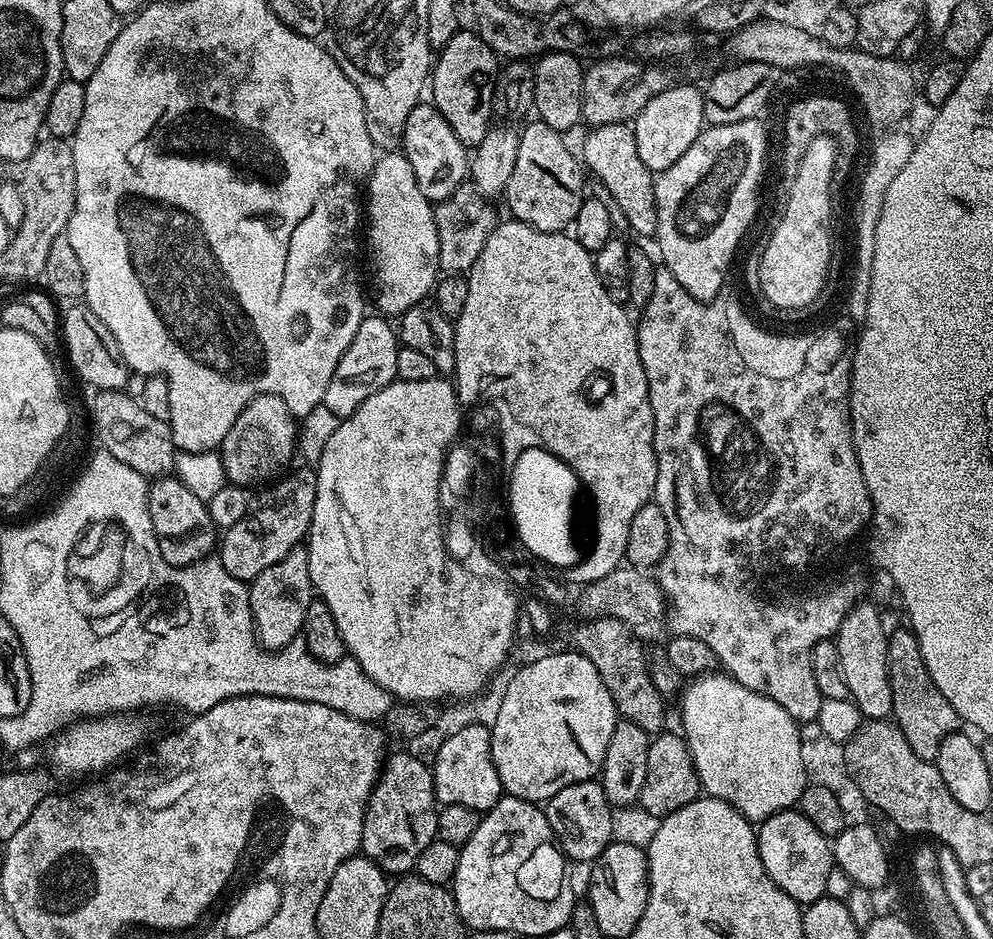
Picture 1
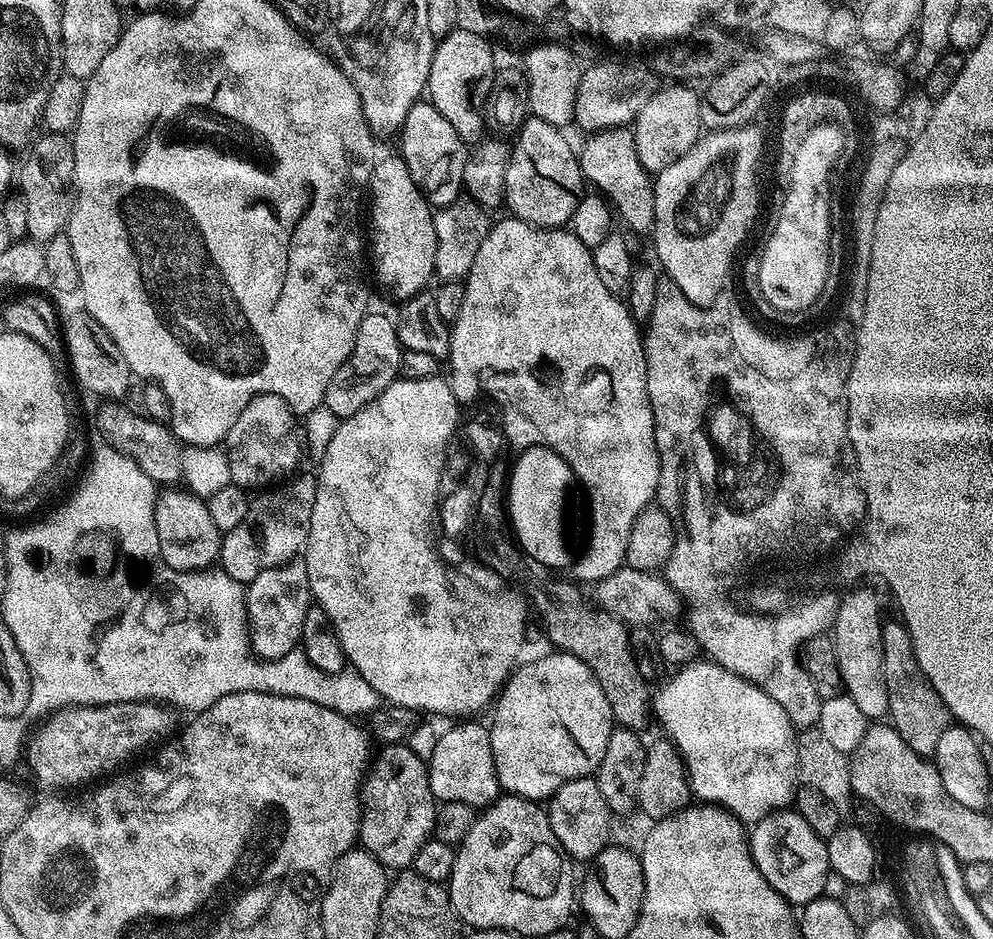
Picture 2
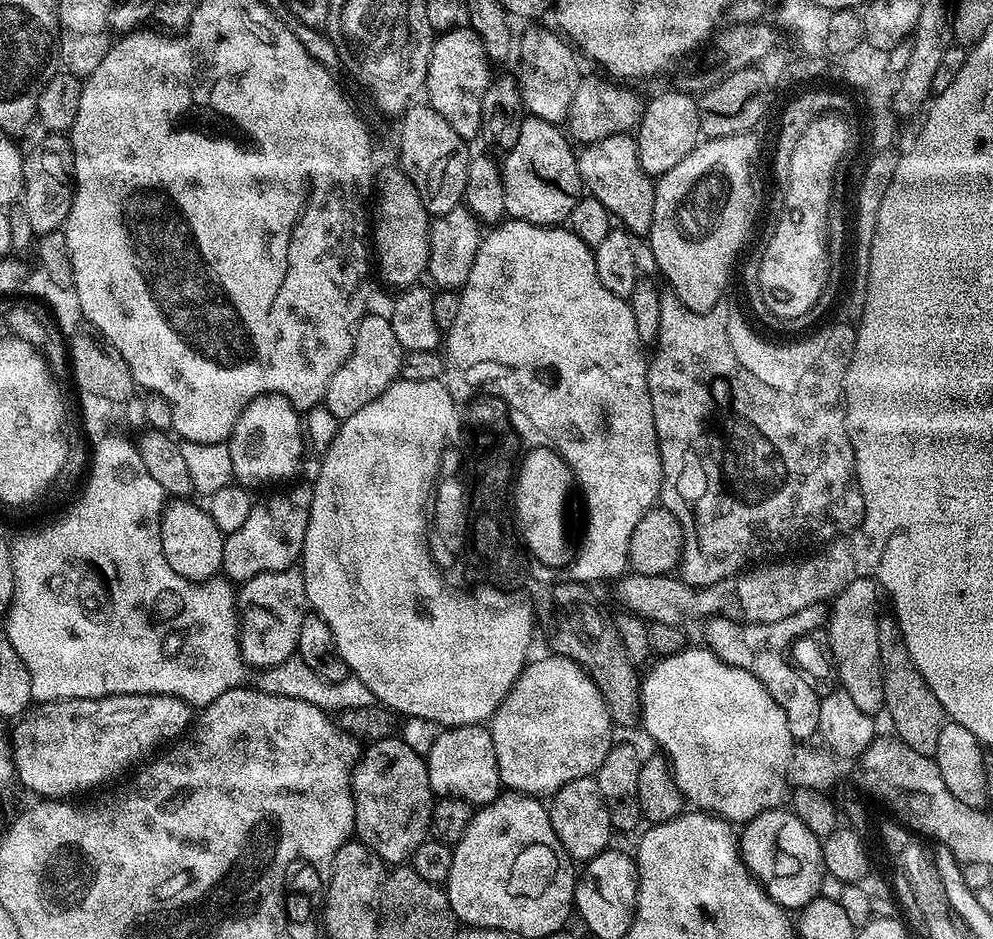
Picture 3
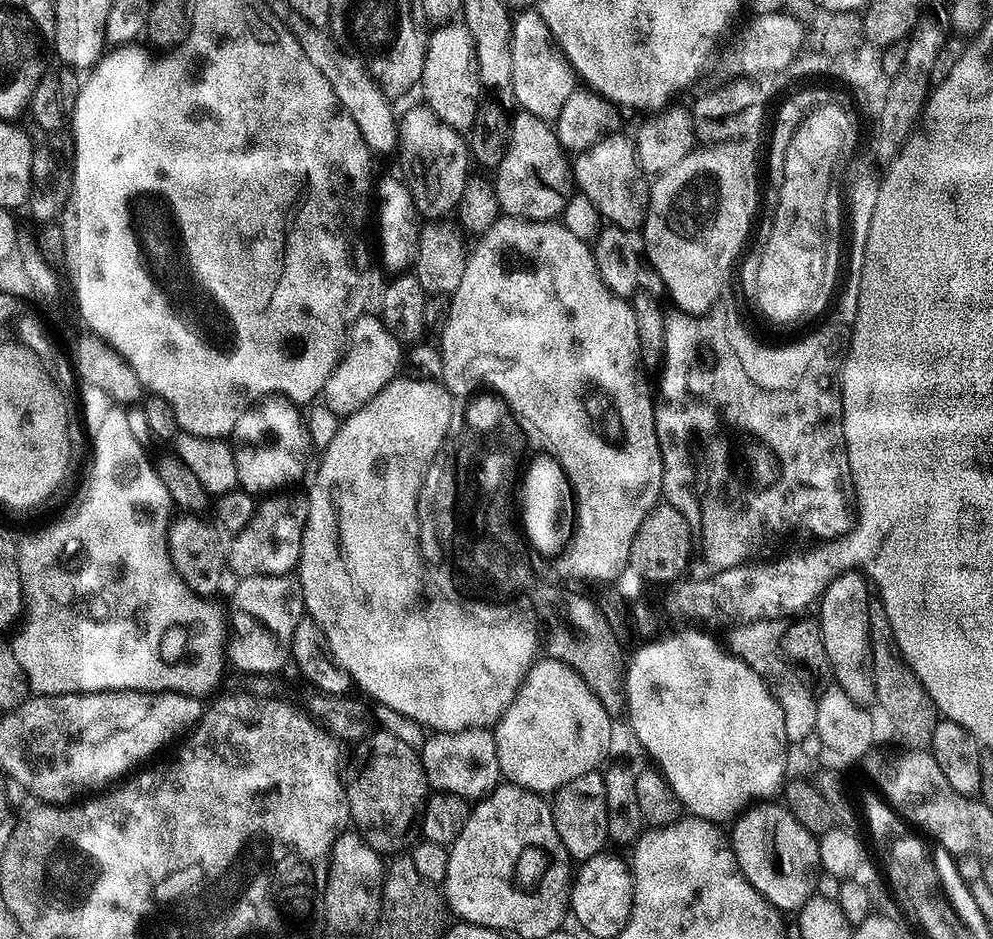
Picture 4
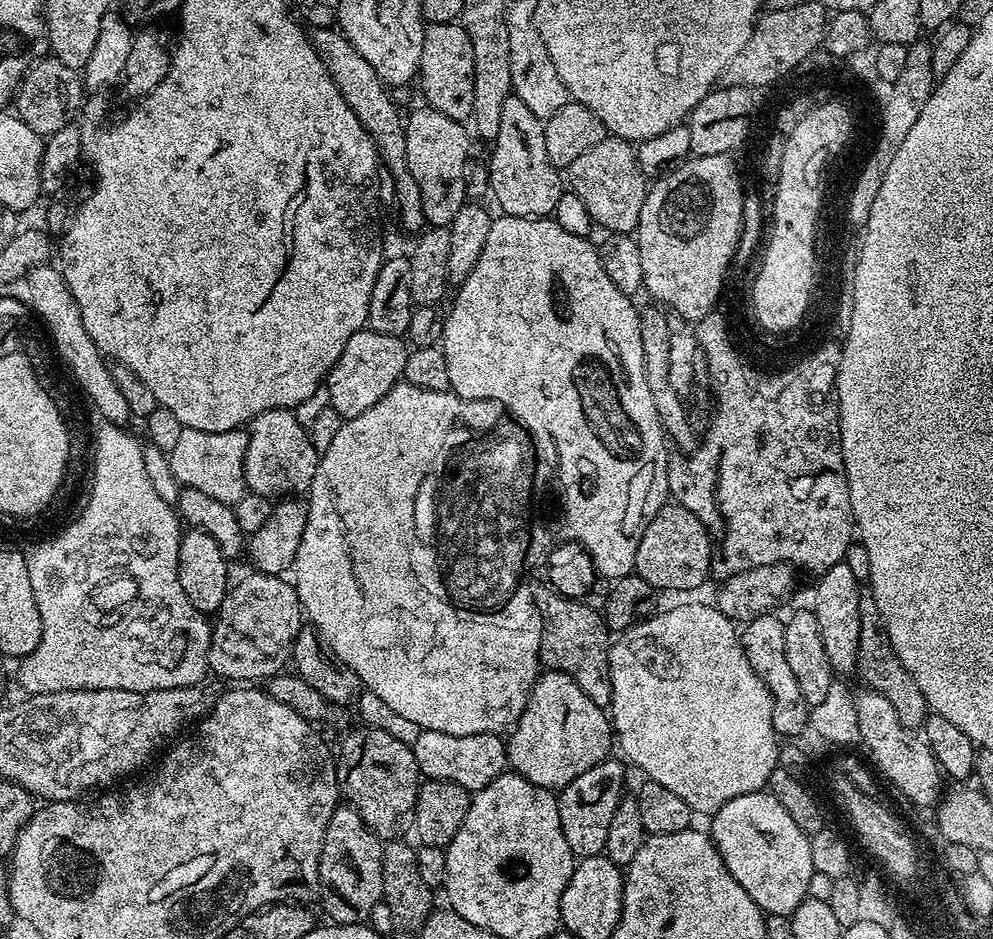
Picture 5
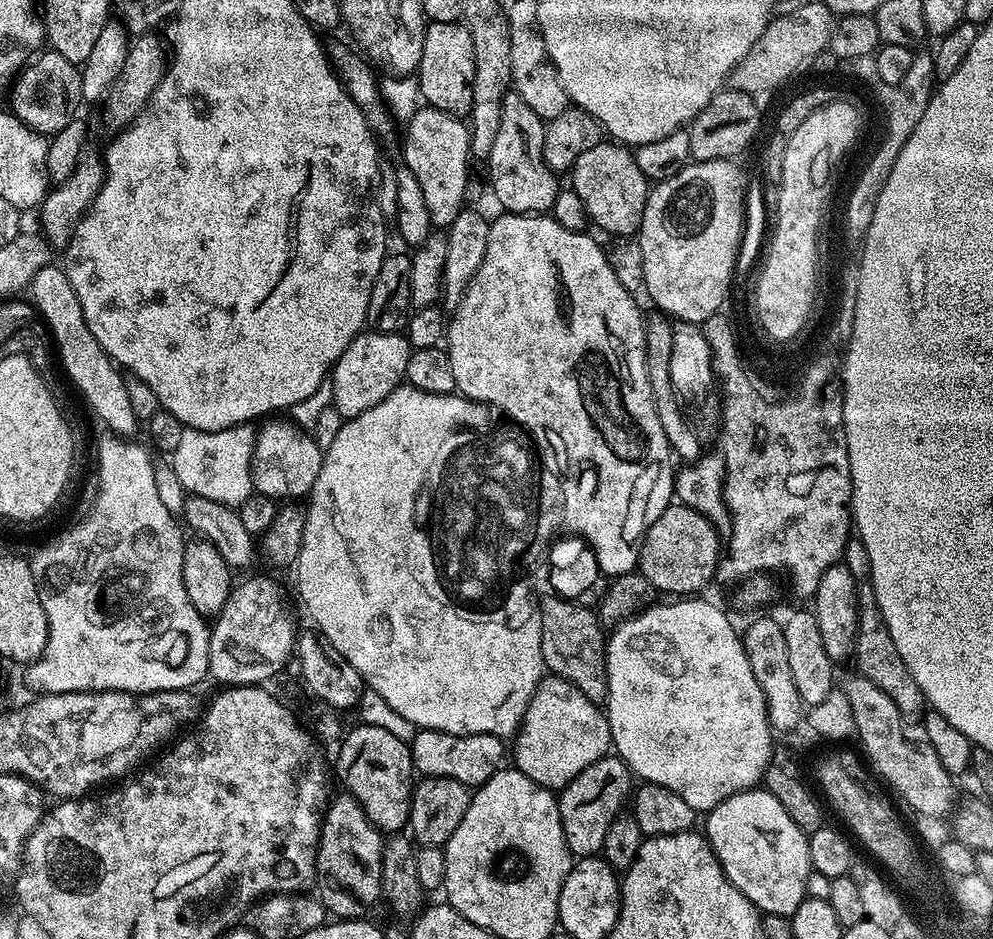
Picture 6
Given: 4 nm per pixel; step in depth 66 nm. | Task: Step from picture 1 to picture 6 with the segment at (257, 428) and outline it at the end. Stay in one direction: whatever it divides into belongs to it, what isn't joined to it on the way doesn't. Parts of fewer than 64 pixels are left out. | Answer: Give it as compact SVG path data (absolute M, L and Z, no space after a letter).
M270 424L259 431L256 438L256 454L252 460L252 483L255 491L271 496L277 502L288 502L292 496L307 497L318 478L318 470L324 461L324 453L307 431L286 424Z

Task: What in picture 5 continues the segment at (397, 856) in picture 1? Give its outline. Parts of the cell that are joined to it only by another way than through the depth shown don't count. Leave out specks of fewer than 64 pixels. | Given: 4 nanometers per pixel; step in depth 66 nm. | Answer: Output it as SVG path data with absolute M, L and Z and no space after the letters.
M360 726L357 732L349 731L343 737L338 748L338 759L336 760L336 782L340 785L341 797L351 807L355 808L357 814L367 828L382 842L399 840L405 835L404 831L413 827L416 819L416 799L420 793L422 777L418 770L418 762L412 753L412 746L406 742L400 742L385 730Z

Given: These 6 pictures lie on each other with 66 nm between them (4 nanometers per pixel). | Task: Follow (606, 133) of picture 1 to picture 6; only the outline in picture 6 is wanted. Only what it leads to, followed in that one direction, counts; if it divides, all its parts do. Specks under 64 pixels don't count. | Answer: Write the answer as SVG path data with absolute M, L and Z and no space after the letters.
M601 142L590 146L590 150L578 154L578 158L570 170L571 176L570 187L578 194L578 198L582 198L582 202L586 206L586 214L593 225L597 224L602 231L609 232L609 237L612 238L635 237L639 233L642 214L648 201L650 182L644 177L642 170L638 170L638 162L631 147L619 142Z

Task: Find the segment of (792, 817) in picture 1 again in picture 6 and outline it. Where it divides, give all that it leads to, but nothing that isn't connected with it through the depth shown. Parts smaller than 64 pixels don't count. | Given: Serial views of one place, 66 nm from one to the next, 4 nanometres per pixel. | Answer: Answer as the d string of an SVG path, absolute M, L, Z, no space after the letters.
M763 790L738 792L726 798L707 813L706 820L708 820L708 832L706 831L708 845L712 847L712 852L722 866L728 881L751 904L756 905L761 913L769 912L772 916L790 918L808 896L806 878L814 870L808 849L809 833L803 832L794 822L794 818L790 818L790 814L782 810L782 802L778 802L774 794Z

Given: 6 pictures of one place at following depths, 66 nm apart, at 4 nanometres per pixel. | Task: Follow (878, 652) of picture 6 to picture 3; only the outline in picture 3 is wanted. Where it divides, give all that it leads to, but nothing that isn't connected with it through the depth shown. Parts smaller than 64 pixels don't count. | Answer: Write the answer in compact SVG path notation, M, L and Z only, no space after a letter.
M881 615L878 619L878 650L884 683L884 708L892 719L891 731L903 744L910 746L910 750L918 750L918 754L923 756L935 757L938 734L942 734L942 726L946 723L944 707L942 702L938 702L938 698L934 698L934 690L930 690L930 686L914 666L904 645L900 627L891 615Z

